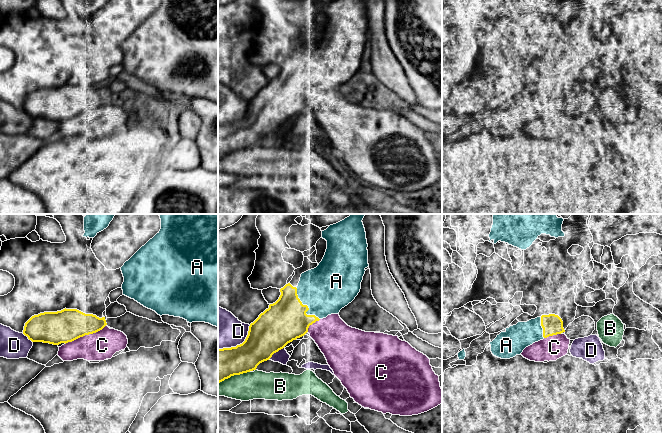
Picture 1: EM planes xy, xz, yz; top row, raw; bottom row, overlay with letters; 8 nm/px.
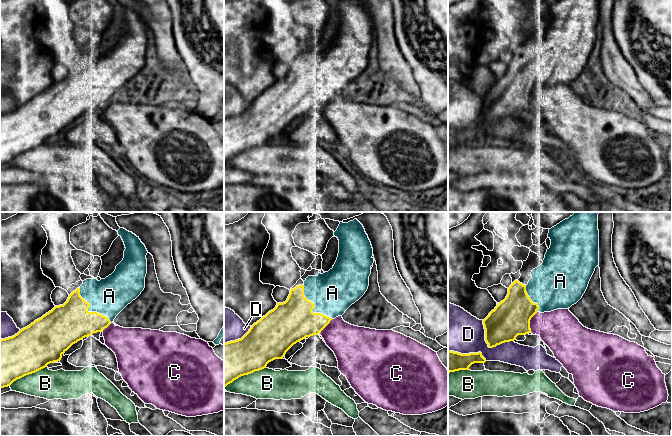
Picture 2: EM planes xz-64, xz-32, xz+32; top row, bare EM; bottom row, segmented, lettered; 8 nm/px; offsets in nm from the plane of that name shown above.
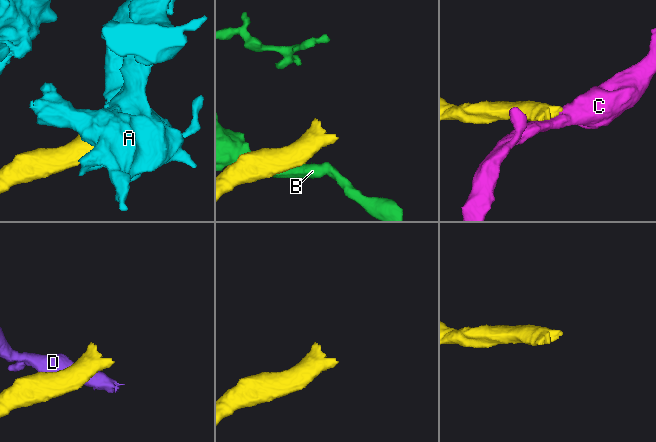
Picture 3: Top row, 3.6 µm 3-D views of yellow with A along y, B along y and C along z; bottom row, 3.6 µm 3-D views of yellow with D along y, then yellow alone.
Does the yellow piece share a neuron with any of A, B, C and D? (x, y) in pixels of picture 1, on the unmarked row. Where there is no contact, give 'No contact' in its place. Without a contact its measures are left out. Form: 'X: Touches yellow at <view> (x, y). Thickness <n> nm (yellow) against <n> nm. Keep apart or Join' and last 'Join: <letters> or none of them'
A: Touches yellow at xz (307, 82). Thickness 340 nm (yellow) against 400 nm. Join
B: Touches yellow at xz (233, 151). Thickness 260 nm (yellow) against 220 nm. Keep apart
C: Touches yellow at xy (85, 110). Thickness 260 nm (yellow) against 240 nm. Keep apart
D: Touches yellow at xz (238, 121). Thickness 300 nm (yellow) against 320 nm. Keep apart
Join: A

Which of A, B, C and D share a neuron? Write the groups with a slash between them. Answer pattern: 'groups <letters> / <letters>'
groups A / B / C / D

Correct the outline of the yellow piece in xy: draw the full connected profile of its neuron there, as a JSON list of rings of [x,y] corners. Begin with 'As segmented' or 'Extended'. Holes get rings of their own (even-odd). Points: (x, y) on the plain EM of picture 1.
As segmented. [[[65,84],[32,92],[25,99],[23,110],[32,118],[59,121],[96,109],[106,101],[105,93]]]

